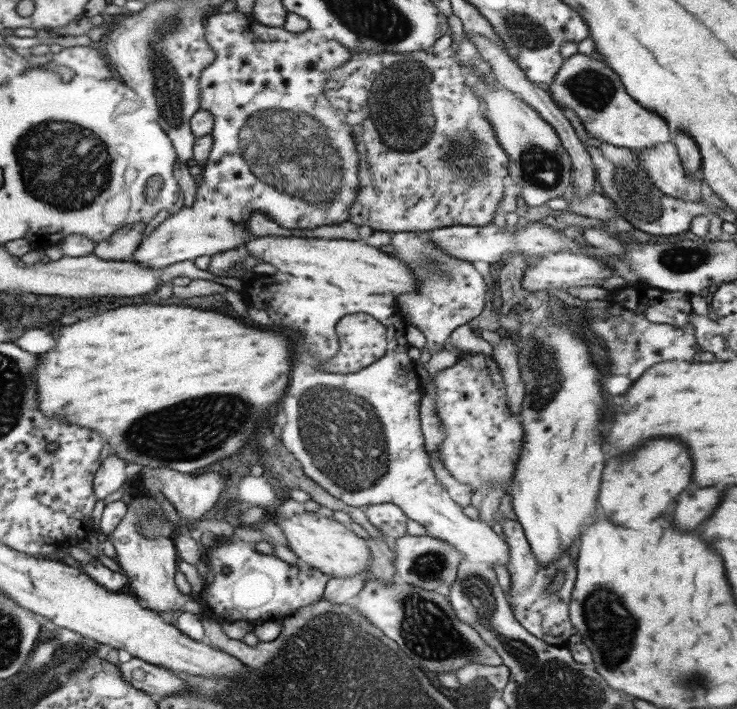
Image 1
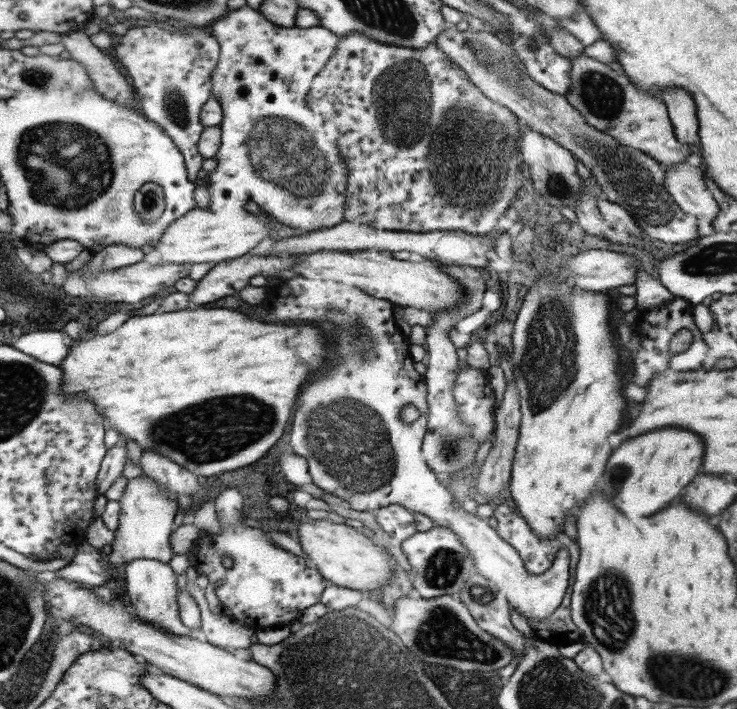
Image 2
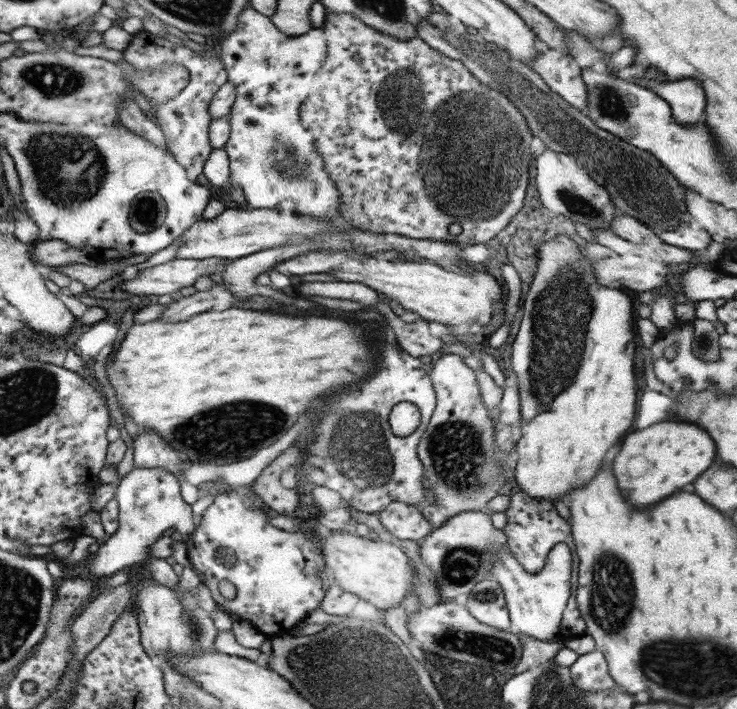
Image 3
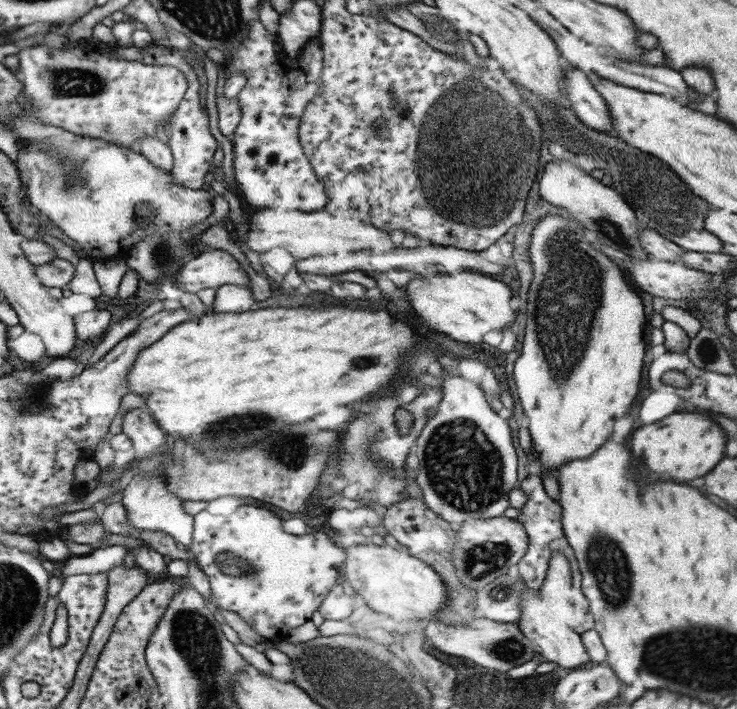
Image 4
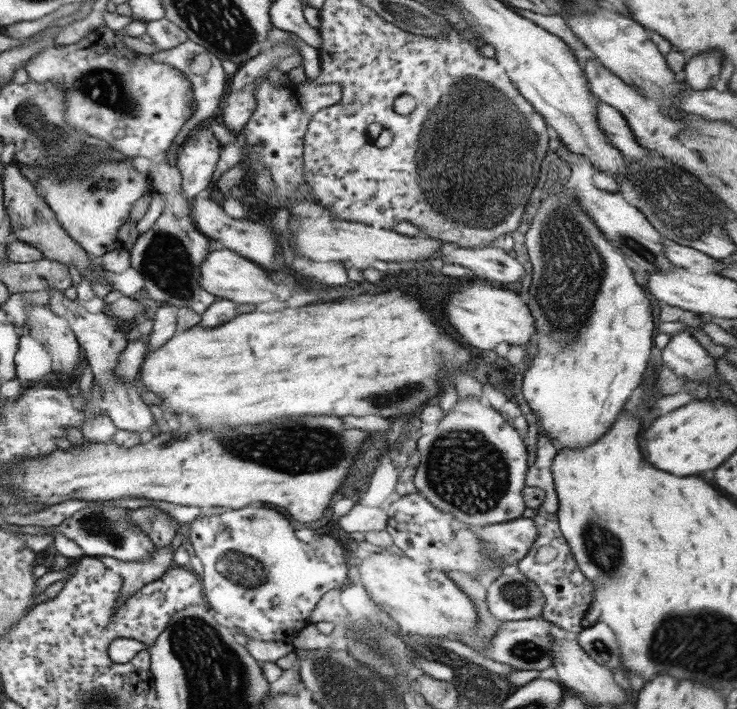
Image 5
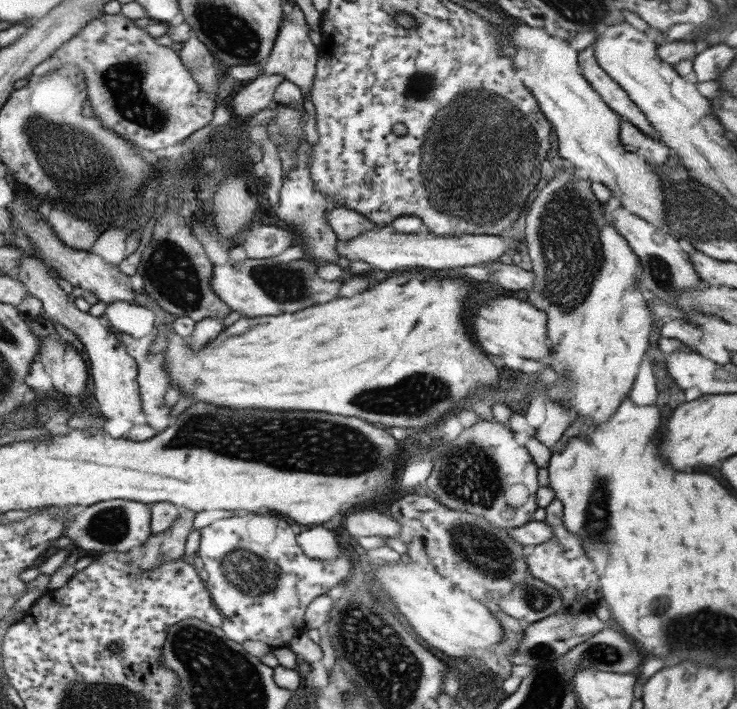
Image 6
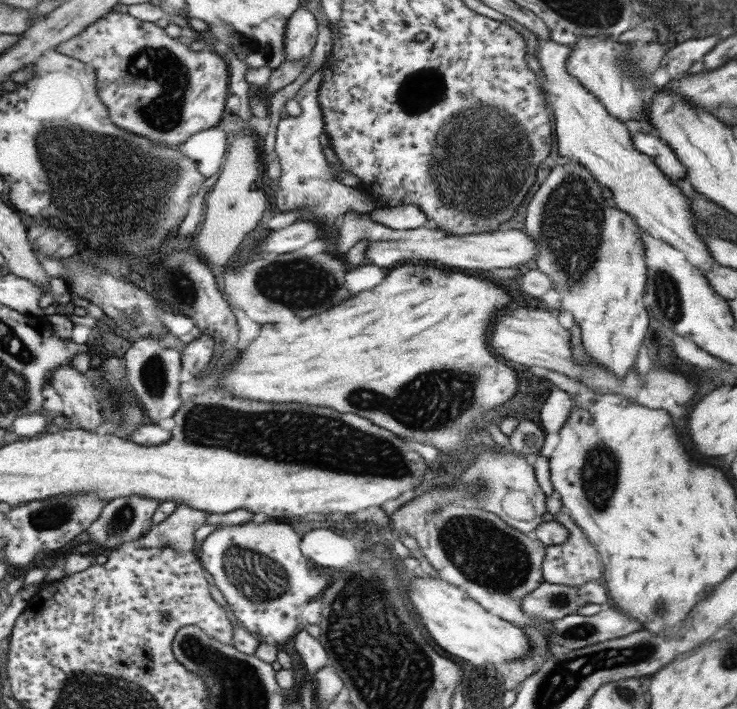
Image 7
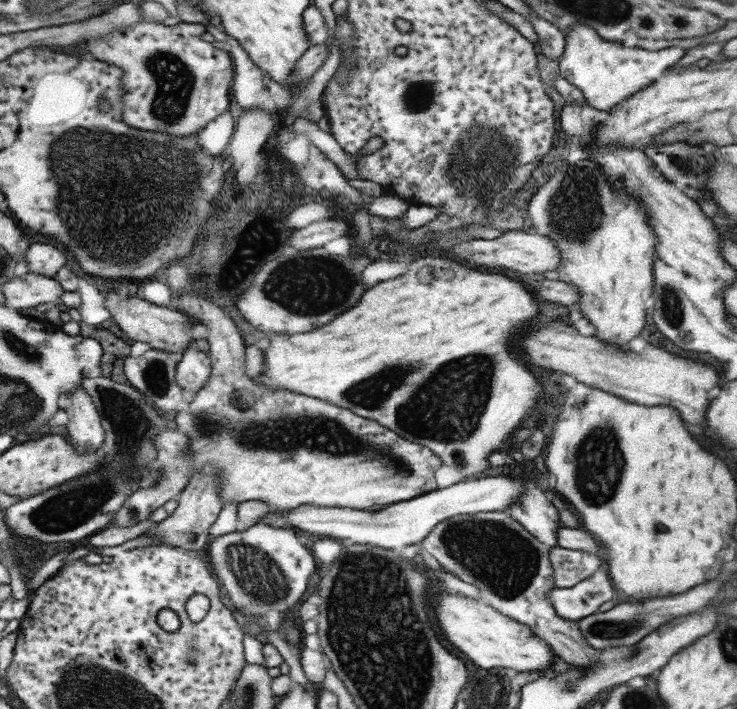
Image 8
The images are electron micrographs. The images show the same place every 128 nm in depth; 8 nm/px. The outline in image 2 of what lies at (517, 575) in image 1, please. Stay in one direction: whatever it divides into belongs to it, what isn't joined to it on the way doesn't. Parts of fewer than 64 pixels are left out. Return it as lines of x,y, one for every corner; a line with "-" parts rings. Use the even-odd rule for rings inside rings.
503,503
495,504
492,516
497,522
497,526
495,526
496,533
518,552
520,559
522,560
522,565
529,574
539,574
544,570
547,570
555,558
555,553
562,548
568,552
568,569
573,573
577,564
578,544
569,539
562,530
558,530
558,533
548,540
545,538
538,538
536,534
531,532
529,525
520,517
516,507
510,508
-
565,594
563,600
561,599
561,608
557,608
557,612
549,614
549,617
545,617
545,620
539,620
539,622
526,620
527,627
542,643
558,647
563,644
569,646
569,644
580,640
581,631
571,624
569,610
565,608
567,604
569,604
569,596

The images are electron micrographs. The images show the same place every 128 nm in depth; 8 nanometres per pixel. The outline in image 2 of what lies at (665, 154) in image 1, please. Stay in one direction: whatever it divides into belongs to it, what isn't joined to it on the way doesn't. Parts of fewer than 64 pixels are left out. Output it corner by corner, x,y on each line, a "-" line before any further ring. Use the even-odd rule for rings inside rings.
677,163
662,167
665,173
663,187
683,212
693,215
697,220
708,220
716,215
717,205
713,197
711,197
711,193
705,187
700,167
690,167
687,163

